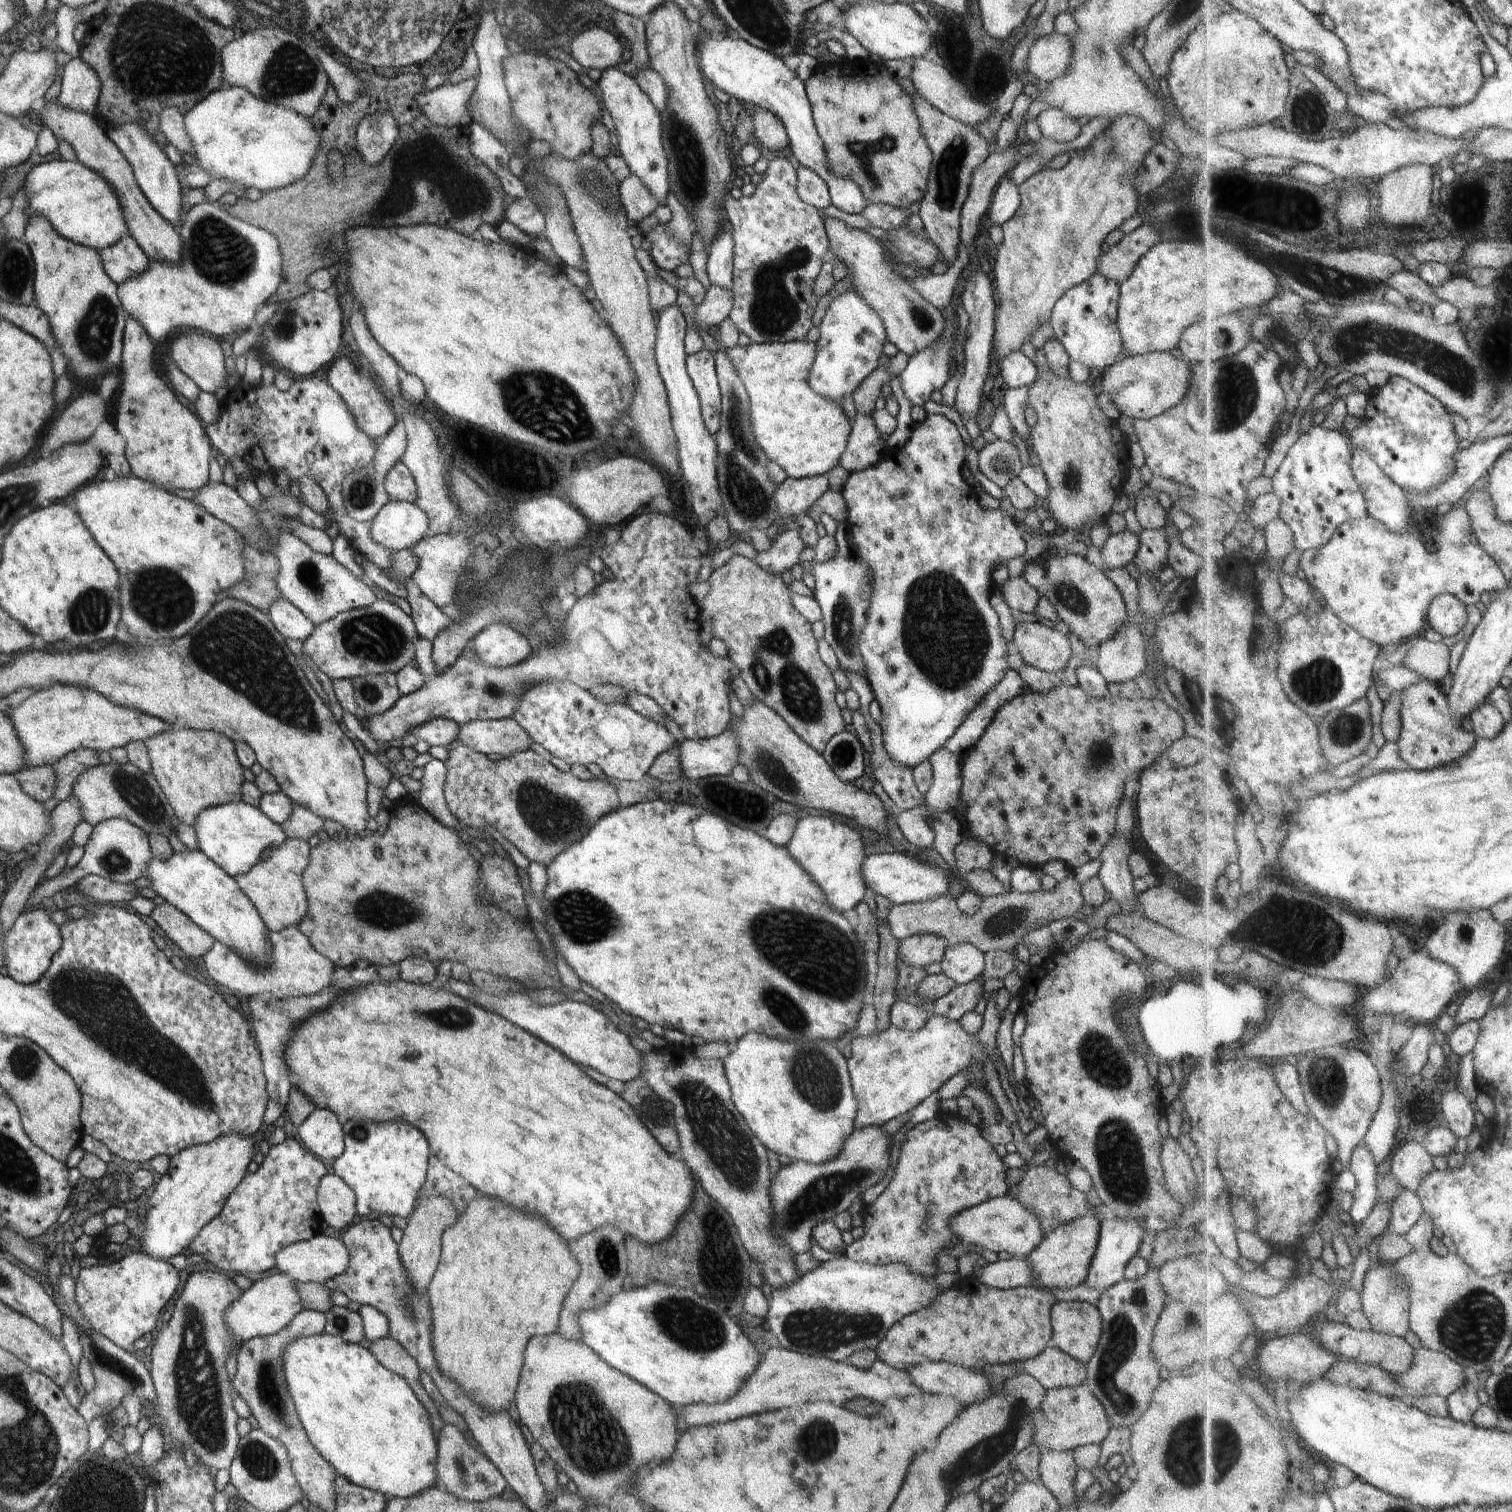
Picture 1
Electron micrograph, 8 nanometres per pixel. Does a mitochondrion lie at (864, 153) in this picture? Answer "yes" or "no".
yes

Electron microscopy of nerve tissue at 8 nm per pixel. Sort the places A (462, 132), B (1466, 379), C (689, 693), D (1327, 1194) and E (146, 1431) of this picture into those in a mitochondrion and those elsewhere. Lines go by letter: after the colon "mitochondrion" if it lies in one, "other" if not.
A: other
B: mitochondrion
C: other
D: other
E: other

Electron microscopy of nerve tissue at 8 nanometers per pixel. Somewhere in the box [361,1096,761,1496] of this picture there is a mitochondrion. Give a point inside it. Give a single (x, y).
(593, 1442)

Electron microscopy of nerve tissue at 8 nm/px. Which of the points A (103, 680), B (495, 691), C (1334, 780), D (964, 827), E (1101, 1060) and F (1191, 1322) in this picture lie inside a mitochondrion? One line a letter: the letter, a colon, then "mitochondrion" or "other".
A: other
B: mitochondrion
C: other
D: other
E: mitochondrion
F: mitochondrion

